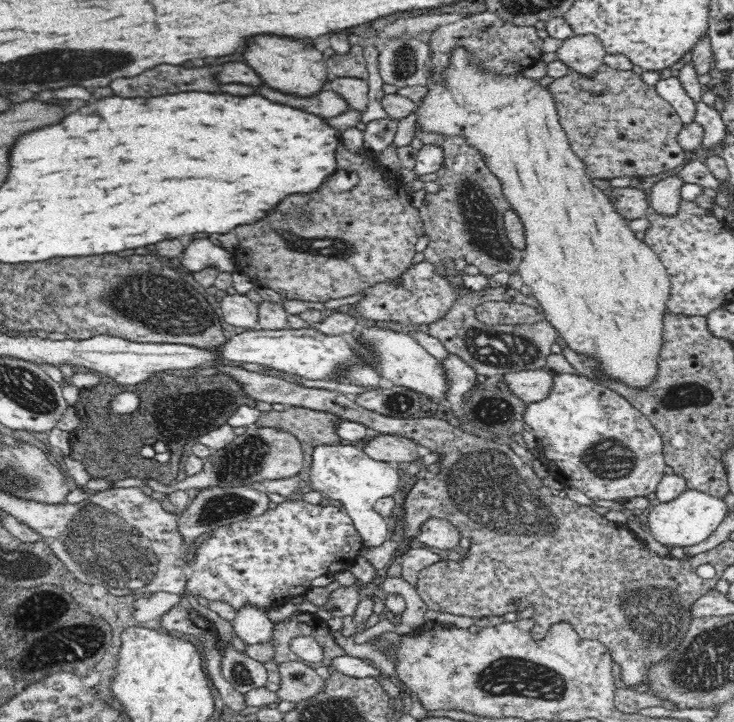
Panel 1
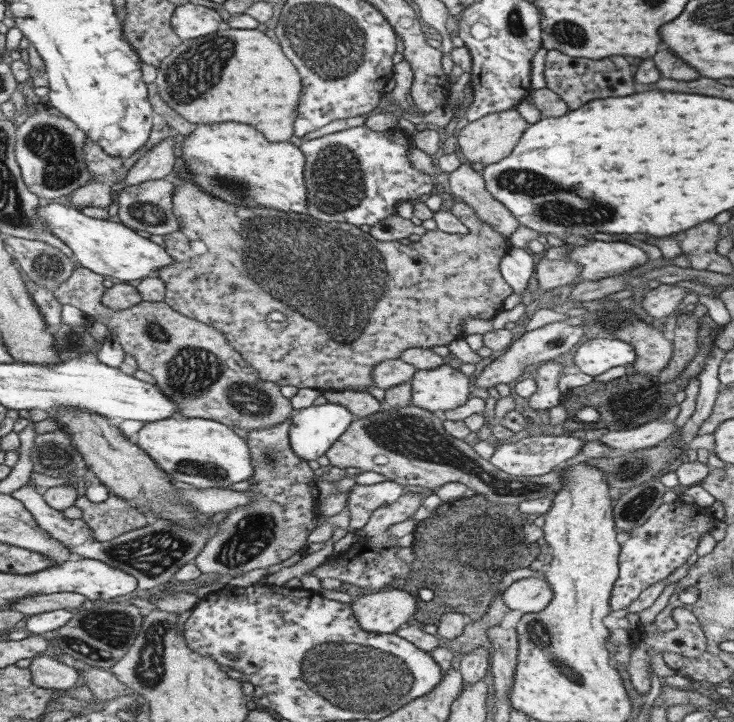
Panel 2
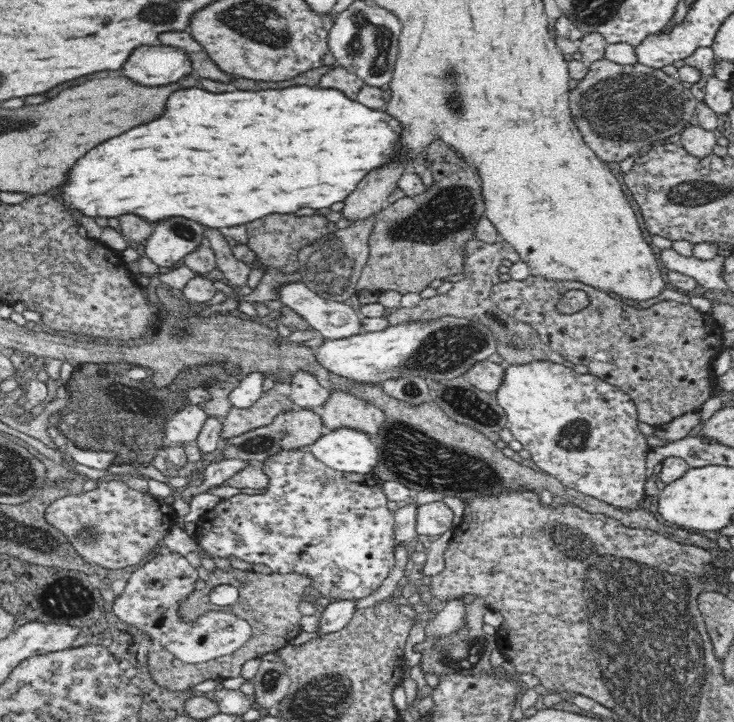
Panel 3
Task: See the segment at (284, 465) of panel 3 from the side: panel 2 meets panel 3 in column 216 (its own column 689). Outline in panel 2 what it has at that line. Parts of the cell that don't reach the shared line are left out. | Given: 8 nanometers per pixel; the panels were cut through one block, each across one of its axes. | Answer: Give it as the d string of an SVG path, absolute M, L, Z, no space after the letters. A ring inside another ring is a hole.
M676 500L671 504L662 503L641 526L628 530L627 540L620 544L618 576L609 595L610 610L626 608L643 590L665 579L676 568L683 565L685 560L695 552L695 547L701 535L713 530L718 521L710 516L709 509L701 508L697 505L689 506L689 504L683 504L683 502Z

